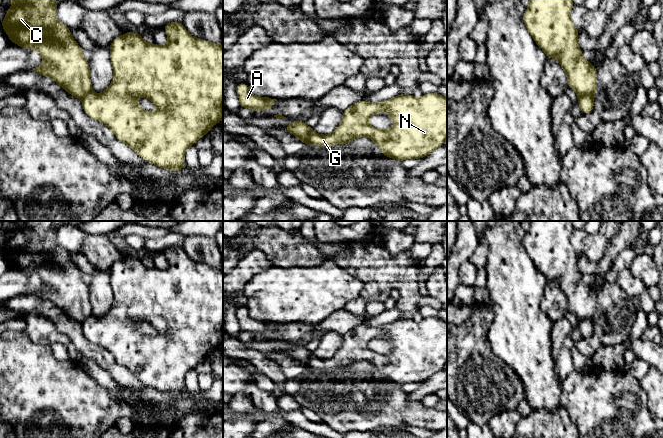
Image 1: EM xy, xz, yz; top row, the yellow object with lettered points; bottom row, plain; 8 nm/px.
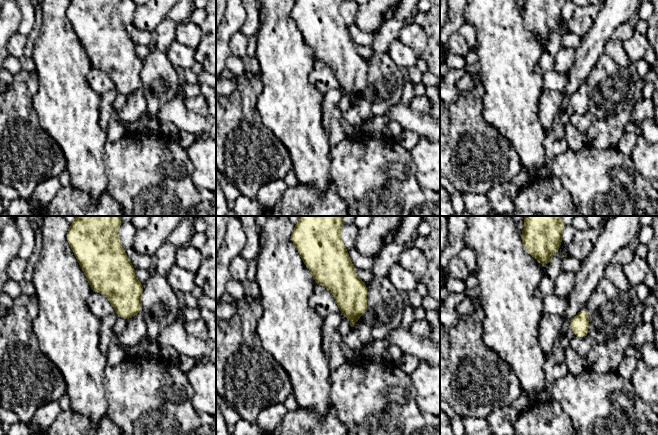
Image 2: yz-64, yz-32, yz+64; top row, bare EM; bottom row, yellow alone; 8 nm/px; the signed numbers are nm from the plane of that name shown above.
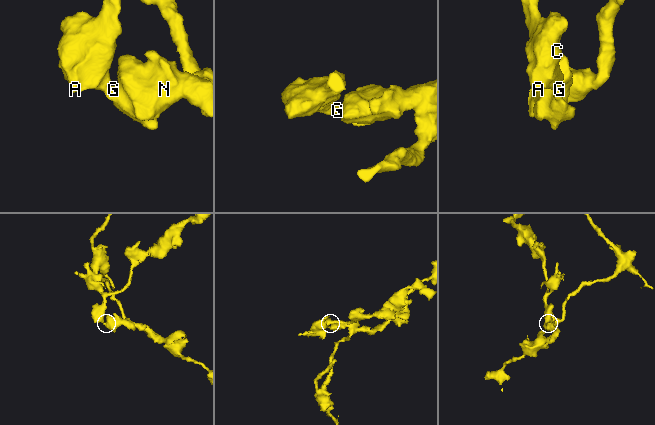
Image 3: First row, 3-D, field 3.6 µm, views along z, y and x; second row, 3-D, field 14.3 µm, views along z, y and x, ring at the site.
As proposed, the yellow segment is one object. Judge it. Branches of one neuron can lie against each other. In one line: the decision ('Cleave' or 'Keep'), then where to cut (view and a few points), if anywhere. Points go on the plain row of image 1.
Cleave. Split along yz (593, 319), (586, 318), (578, 322)

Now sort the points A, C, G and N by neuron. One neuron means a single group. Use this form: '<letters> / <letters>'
A C / G N

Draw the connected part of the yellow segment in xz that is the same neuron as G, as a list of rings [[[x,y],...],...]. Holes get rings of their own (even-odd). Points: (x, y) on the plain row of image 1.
[[[439,317],[424,318],[416,322],[410,318],[400,318],[379,327],[365,324],[356,326],[343,335],[343,344],[337,353],[329,359],[319,359],[312,354],[309,364],[316,370],[351,368],[358,361],[369,361],[381,373],[383,380],[399,385],[421,383],[444,368],[447,362],[447,323]],[[388,336],[393,344],[393,352],[381,354],[368,348],[368,342],[374,338]]]

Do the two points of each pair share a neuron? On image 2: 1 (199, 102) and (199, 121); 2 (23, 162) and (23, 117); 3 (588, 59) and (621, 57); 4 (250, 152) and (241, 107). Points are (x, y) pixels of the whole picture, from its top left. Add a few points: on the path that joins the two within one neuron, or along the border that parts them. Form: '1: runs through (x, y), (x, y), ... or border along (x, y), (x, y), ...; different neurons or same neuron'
1: border along (183, 101), (190, 110), (205, 116); different neurons
2: runs through (23, 151), (23, 128); same neuron
3: border along (611, 38), (607, 42), (604, 51); different neurons
4: runs through (241, 141), (241, 118); same neuron

